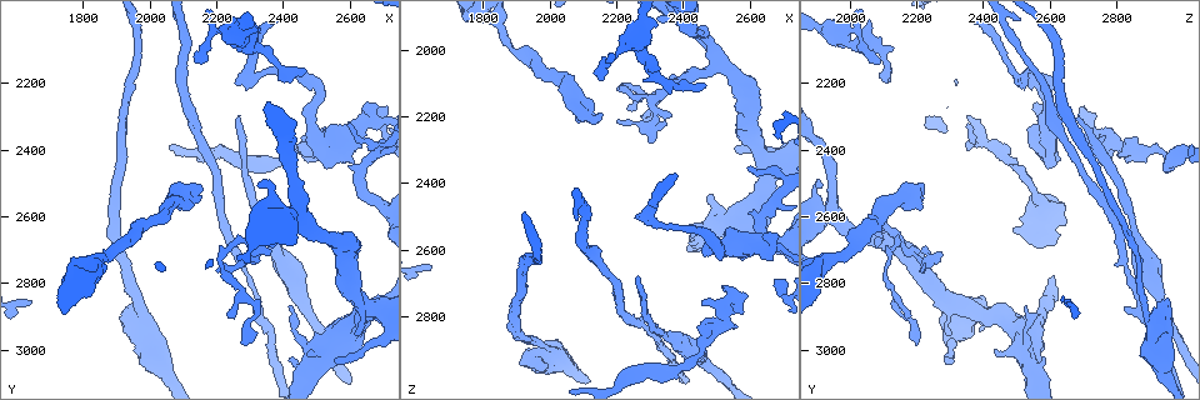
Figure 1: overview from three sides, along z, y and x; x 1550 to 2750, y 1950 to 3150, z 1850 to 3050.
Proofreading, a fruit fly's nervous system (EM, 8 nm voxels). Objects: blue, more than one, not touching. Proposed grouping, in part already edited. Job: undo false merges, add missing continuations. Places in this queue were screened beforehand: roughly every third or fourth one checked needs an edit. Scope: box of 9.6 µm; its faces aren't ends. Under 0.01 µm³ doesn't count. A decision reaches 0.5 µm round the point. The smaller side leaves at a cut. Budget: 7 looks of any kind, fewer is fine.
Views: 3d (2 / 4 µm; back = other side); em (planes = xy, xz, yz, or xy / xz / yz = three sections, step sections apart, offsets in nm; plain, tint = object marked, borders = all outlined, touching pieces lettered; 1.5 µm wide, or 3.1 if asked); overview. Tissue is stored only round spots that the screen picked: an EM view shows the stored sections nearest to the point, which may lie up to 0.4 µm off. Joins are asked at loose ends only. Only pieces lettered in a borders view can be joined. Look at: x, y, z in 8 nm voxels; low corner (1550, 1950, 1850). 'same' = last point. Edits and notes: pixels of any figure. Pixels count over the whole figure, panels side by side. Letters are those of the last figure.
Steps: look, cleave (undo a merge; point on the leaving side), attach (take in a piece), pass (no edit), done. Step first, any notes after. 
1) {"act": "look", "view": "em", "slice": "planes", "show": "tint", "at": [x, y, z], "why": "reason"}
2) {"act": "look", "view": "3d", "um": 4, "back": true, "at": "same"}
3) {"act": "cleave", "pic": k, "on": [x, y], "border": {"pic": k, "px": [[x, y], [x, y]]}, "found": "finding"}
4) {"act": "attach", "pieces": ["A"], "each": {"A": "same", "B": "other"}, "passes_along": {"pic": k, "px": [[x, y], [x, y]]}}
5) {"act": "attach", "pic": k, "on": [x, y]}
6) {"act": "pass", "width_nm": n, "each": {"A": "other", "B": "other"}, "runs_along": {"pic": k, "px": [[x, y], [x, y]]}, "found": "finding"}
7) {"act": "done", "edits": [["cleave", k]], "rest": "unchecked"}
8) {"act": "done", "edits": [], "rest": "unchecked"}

{"act": "look", "view": "em", "slice": "yz", "step": 4, "show": "borders", "at": [2250, 2190, 2500], "why": "branch stops here"}

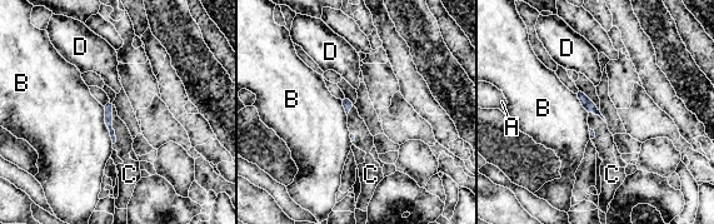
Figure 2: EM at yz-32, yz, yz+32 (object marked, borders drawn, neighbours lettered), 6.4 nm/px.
{"act": "look", "view": "em", "slice": "xy", "step": 4, "show": "borders", "at": "same"}

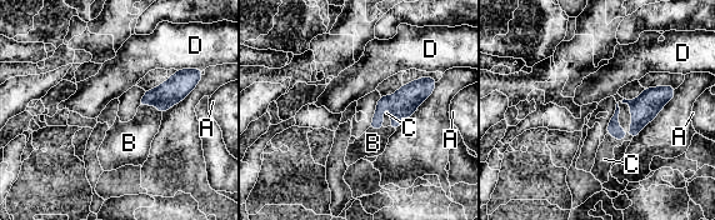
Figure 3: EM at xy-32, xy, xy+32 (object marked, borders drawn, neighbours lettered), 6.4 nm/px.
{"act": "attach", "pieces": ["C"], "width_nm": 70, "longest_contact_nm": ["C", 260], "each": {"A": "other", "B": "other", "C": "same", "D": "other"}, "found": "the neuron continues"}

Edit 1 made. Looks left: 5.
{"act": "look", "view": "em", "um": 3.1, "slice": "yz", "step": 8, "show": "tint", "at": [2360, 2700, 2090], "why": "free end"}

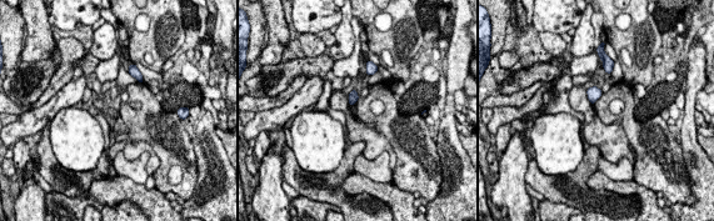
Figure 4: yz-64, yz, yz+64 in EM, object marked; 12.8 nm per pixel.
{"act": "look", "view": "em", "um": 3.1, "slice": "planes", "show": "borders", "at": "same", "why": "cut it another way"}

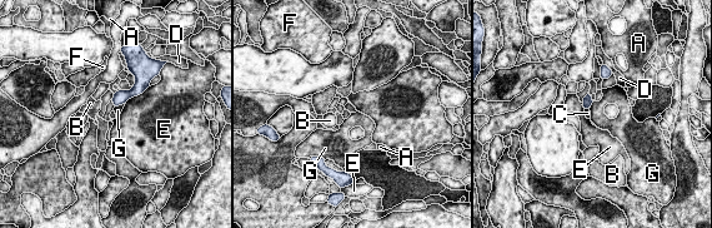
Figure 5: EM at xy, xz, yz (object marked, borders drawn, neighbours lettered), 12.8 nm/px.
{"act": "pass", "each": {"A": "other", "B": "other", "C": "other", "D": "other", "E": "other", "F": "other", "G": "other"}, "border": {"pic": 5, "px": [[585, 108], [588, 109]]}, "found": "no lettered piece goes on from it"}

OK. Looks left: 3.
{"act": "done", "edits": [["attach", 3]], "rest": "unchecked"}

